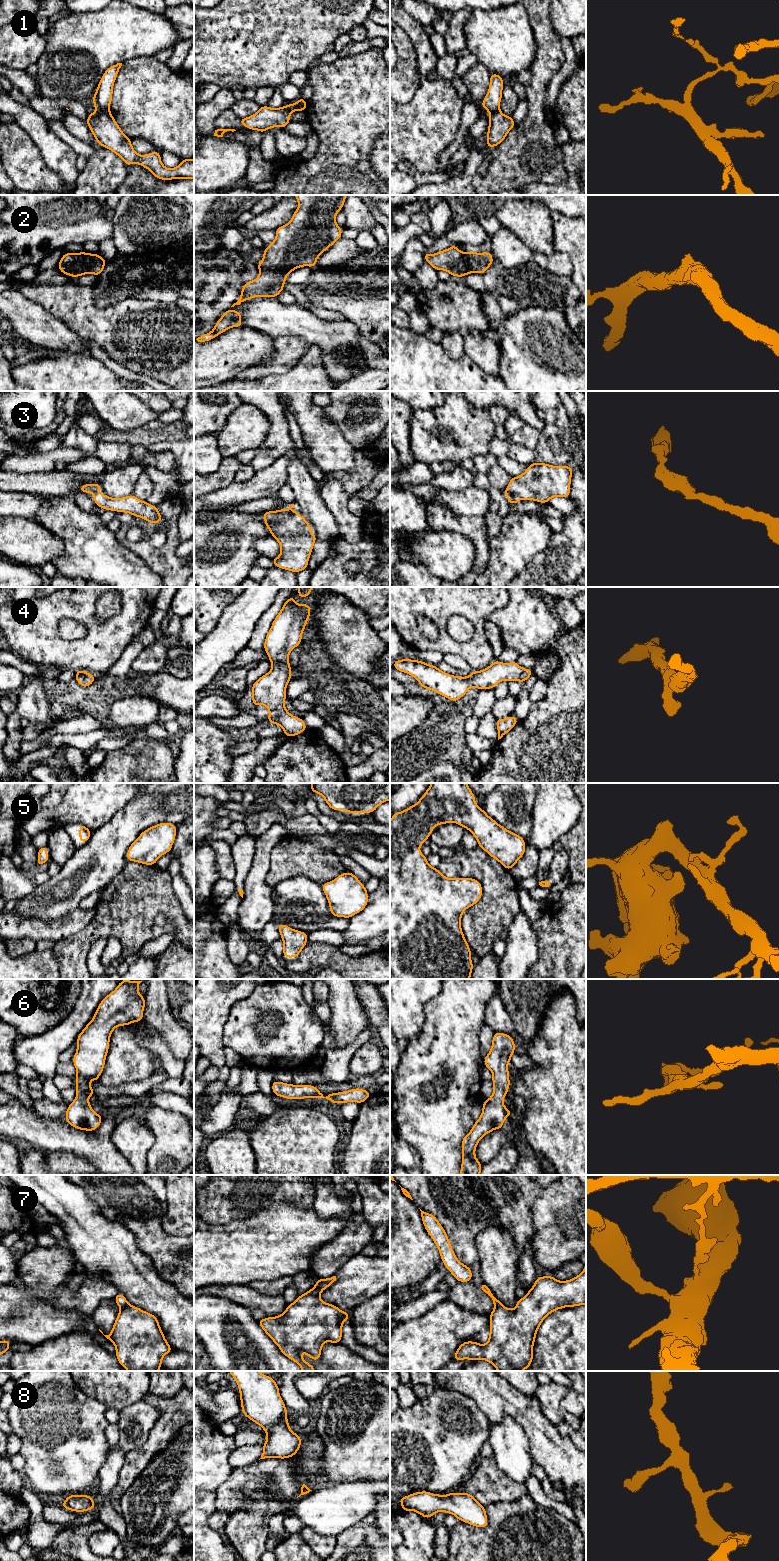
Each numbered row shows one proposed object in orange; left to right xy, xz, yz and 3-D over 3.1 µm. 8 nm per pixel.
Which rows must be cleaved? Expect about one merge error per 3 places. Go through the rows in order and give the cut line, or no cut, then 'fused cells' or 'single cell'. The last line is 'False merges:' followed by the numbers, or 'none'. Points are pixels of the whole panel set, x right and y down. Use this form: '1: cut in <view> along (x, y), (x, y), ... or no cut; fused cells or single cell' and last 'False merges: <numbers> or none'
1: cut in xy along (97, 110), (109, 111); fused cells
2: no cut; single cell
3: no cut; single cell
4: no cut; single cell
5: no cut; single cell
6: no cut; single cell
7: cut in xy along (128, 1304), (121, 1308); fused cells
8: no cut; single cell
False merges: 1, 7

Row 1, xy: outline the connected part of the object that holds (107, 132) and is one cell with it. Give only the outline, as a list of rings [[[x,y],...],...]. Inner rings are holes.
[[[110,111],[91,112],[85,122],[97,143],[118,155],[126,166],[139,164],[160,180],[194,179],[194,159],[182,159],[177,167],[169,169],[162,164],[160,151],[139,155]]]

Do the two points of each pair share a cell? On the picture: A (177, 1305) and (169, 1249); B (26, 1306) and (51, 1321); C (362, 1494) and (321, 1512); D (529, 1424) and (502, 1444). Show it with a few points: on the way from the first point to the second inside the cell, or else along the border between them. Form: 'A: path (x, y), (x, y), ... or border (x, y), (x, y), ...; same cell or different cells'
A: border (157, 1269), (158, 1273), (170, 1282), (183, 1296); different cells
B: path (32, 1312), (41, 1321), (45, 1321); same cell
C: path (352, 1501), (331, 1509); same cell
D: border (505, 1415), (512, 1418), (522, 1428), (531, 1450); different cells

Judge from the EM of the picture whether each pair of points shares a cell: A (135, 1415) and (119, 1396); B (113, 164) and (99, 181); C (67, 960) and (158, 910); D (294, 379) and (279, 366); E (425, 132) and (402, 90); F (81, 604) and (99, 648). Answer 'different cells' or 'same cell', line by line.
A: different cells
B: same cell
C: same cell
D: different cells
E: different cells
F: same cell

